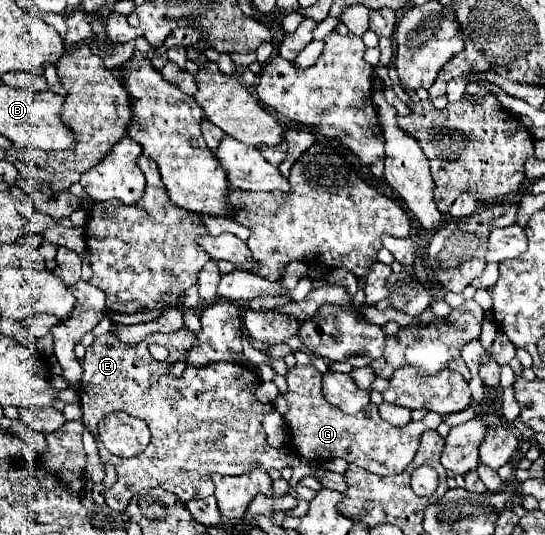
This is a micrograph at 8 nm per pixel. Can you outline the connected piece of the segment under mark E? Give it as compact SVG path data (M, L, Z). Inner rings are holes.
M188 327L168 333L166 337L156 333L142 341L142 345L122 345L114 333L106 333L96 337L92 347L86 349L84 359L80 359L84 369L78 391L80 405L84 423L96 441L100 443L98 423L110 411L138 415L152 431L148 451L142 451L132 459L110 455L100 443L102 463L110 463L118 471L116 483L104 493L108 507L116 511L124 511L130 497L142 489L162 487L178 495L182 501L204 499L214 493L212 473L242 475L252 469L280 471L292 465L292 453L288 449L270 447L266 433L262 433L262 415L272 409L272 405L260 405L260 401L256 401L254 391L260 385L260 377L254 371L238 363L220 361L210 363L200 371L190 367L182 377L168 375L168 369L178 357L184 357L182 353L194 343L196 337ZM150 343L168 347L170 355L164 363L150 355Z

